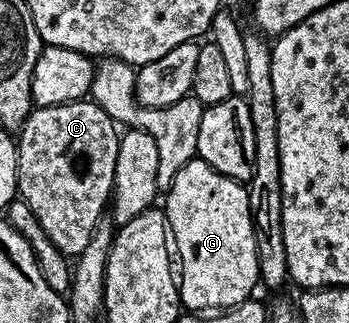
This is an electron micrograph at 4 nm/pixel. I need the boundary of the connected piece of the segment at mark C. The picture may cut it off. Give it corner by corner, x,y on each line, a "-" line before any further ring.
92,100
34,109
19,127
17,193
35,212
43,232
67,256
87,248
87,240
111,202
119,130
107,111

